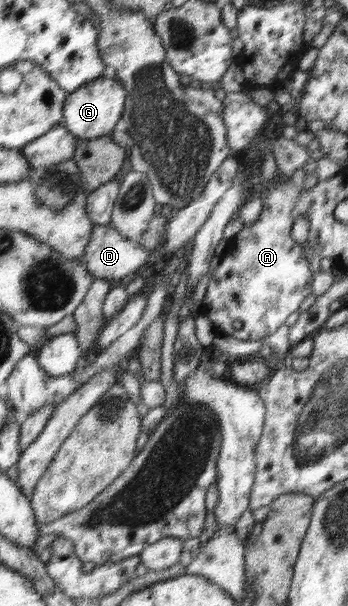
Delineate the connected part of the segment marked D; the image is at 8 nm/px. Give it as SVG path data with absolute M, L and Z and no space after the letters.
M107 223L95 225L82 261L90 275L116 284L121 278L144 266L152 252L139 242L126 239Z

